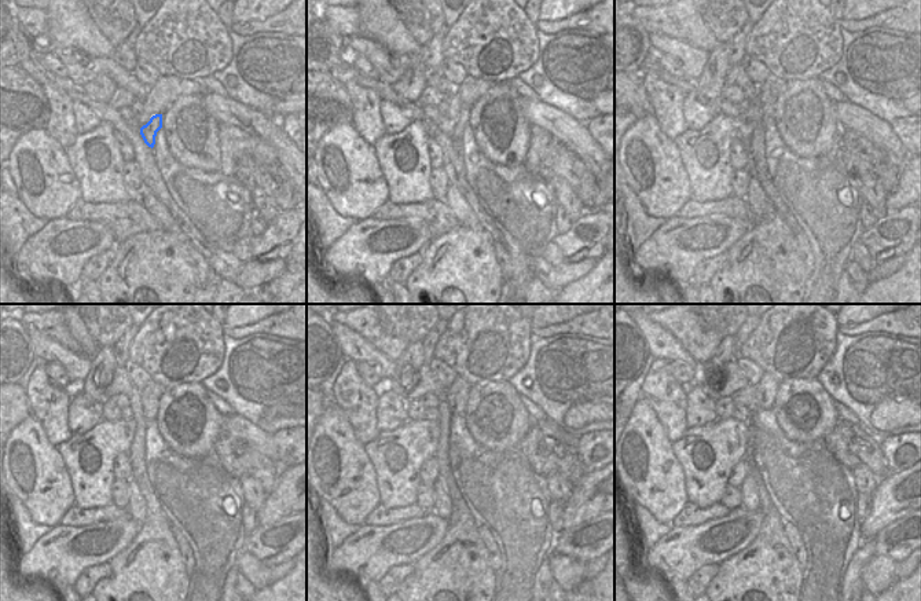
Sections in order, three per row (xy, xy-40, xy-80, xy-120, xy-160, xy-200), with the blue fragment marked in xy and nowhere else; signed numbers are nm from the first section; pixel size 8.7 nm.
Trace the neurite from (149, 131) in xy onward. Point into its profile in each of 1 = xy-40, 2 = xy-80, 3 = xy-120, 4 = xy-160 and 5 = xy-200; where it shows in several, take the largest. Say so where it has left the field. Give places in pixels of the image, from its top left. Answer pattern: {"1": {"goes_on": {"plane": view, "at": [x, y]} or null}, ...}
{"1": {"goes_on": {"plane": "xy-40", "at": [462, 121]}}, "2": {"goes_on": {"plane": "xy-80", "at": [767, 101]}}, "3": {"goes_on": {"plane": "xy-120", "at": [150, 395]}}, "4": {"goes_on": {"plane": "xy-160", "at": [457, 395]}}, "5": {"goes_on": {"plane": "xy-200", "at": [766, 391]}}}

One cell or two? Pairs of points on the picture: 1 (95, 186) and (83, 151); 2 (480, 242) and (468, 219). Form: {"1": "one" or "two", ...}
{"1": "one", "2": "two"}

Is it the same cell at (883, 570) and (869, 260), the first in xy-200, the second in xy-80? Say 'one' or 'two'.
one

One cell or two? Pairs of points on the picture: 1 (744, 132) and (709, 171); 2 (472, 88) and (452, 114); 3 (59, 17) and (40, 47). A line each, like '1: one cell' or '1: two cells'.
1: one cell
2: one cell
3: two cells

